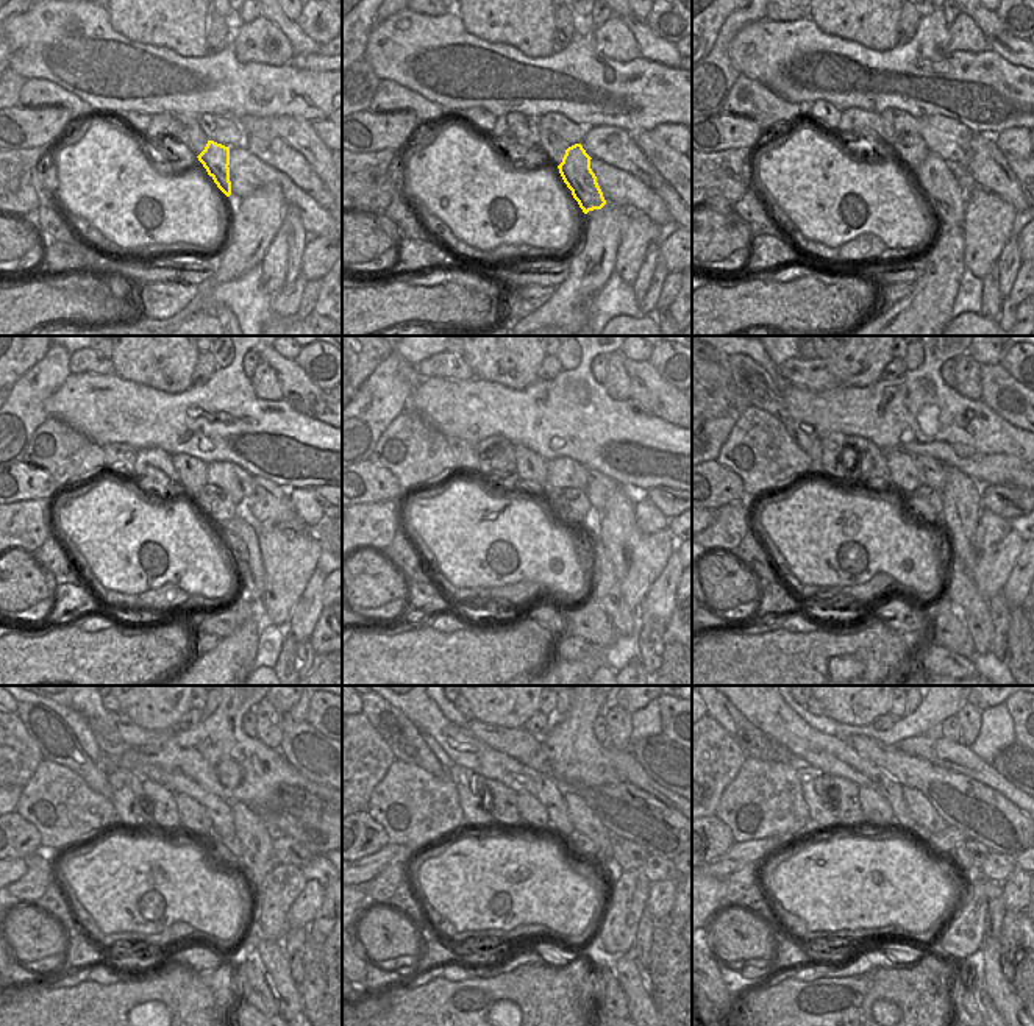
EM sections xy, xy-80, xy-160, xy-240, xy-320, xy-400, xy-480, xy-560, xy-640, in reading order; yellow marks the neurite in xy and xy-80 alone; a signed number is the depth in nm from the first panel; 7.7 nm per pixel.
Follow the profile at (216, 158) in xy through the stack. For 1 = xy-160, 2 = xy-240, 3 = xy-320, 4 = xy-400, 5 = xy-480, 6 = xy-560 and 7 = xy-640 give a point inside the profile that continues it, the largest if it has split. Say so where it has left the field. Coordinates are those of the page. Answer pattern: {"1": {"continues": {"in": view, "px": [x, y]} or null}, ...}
{"1": {"continues": {"in": "xy-160", "px": [934, 177]}}, "2": {"continues": {"in": "xy-240", "px": [241, 539]}}, "3": {"continues": {"in": "xy-320", "px": [605, 587]}}, "4": {"continues": {"in": "xy-400", "px": [961, 591]}}, "5": {"continues": {"in": "xy-480", "px": [275, 968]}}, "6": {"continues": {"in": "xy-560", "px": [630, 975]}}, "7": {"continues": {"in": "xy-640", "px": [970, 970]}}}

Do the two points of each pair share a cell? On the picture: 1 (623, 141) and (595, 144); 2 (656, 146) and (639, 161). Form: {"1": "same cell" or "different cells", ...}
{"1": "same cell", "2": "different cells"}

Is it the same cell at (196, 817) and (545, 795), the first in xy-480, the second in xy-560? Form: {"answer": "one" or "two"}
{"answer": "two"}

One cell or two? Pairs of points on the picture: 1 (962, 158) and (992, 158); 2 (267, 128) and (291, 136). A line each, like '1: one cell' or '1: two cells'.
1: two cells
2: one cell

